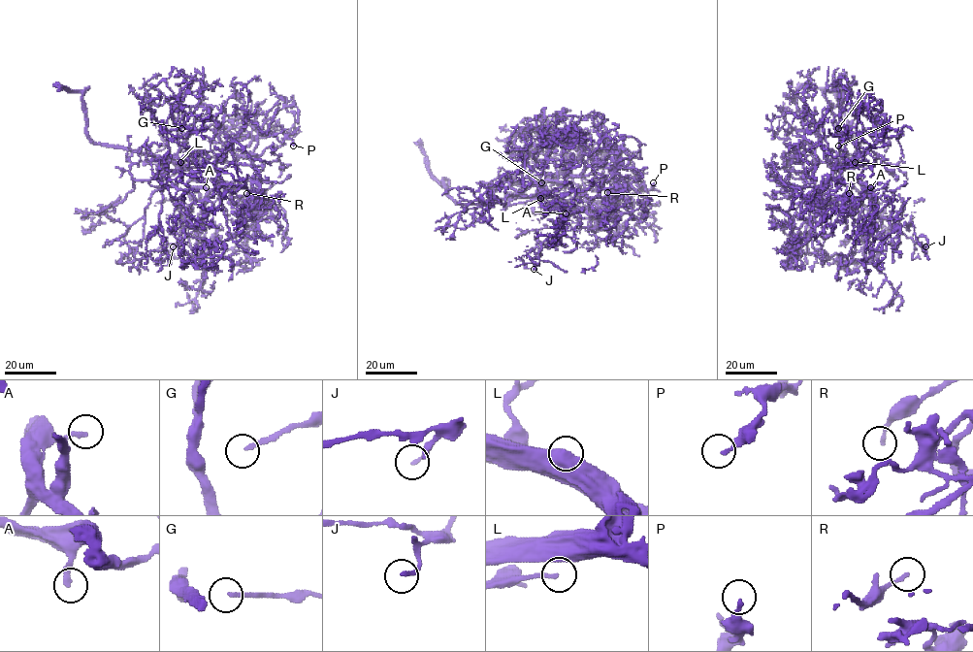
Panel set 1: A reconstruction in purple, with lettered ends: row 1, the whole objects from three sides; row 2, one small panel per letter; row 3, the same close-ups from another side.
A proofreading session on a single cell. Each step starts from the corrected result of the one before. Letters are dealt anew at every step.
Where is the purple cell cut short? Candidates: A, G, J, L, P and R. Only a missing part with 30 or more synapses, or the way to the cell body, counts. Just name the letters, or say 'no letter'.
A, G, L

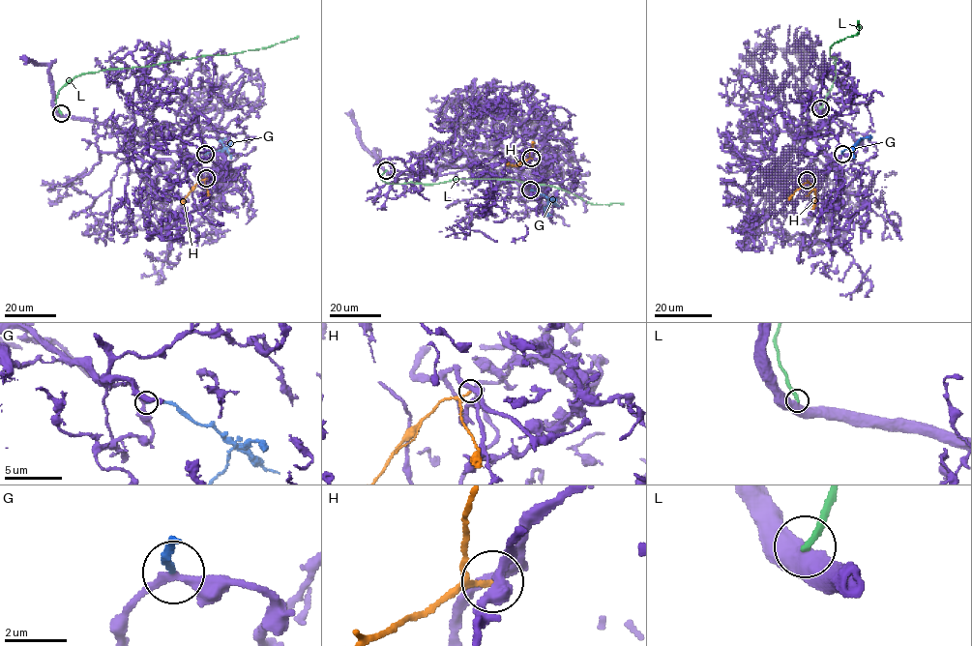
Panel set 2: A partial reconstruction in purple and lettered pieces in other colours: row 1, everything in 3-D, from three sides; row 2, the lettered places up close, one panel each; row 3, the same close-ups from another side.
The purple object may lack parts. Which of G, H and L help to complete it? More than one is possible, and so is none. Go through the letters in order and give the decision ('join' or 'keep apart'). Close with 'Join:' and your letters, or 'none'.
G: join
H: keep apart
L: keep apart
Join: G

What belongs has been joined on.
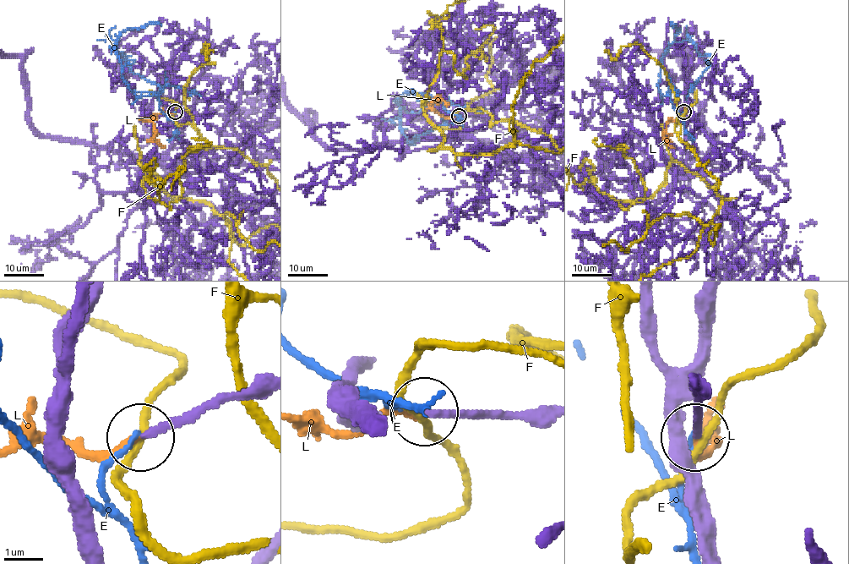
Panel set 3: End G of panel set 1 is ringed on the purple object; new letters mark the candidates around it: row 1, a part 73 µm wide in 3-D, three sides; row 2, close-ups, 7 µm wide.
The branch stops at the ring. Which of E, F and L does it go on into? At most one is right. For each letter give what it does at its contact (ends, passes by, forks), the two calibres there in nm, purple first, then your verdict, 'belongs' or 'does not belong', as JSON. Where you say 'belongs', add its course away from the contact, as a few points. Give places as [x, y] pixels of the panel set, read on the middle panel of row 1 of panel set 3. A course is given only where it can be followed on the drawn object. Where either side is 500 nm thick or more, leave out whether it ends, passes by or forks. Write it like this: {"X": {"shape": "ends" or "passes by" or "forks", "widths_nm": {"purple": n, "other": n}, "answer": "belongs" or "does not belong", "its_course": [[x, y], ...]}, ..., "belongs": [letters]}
{"E": {"shape": "ends", "widths_nm": {"purple": 180, "other": 110}, "answer": "does not belong"}, "F": {"shape": "passes by", "widths_nm": {"purple": 190, "other": 180}, "answer": "does not belong"}, "L": {"shape": "ends", "widths_nm": {"purple": 180, "other": 180}, "answer": "belongs", "its_course": [[458, 116], [446, 118], [435, 111], [433, 103], [438, 96], [446, 103], [446, 107]]}, "belongs": ["L"]}

